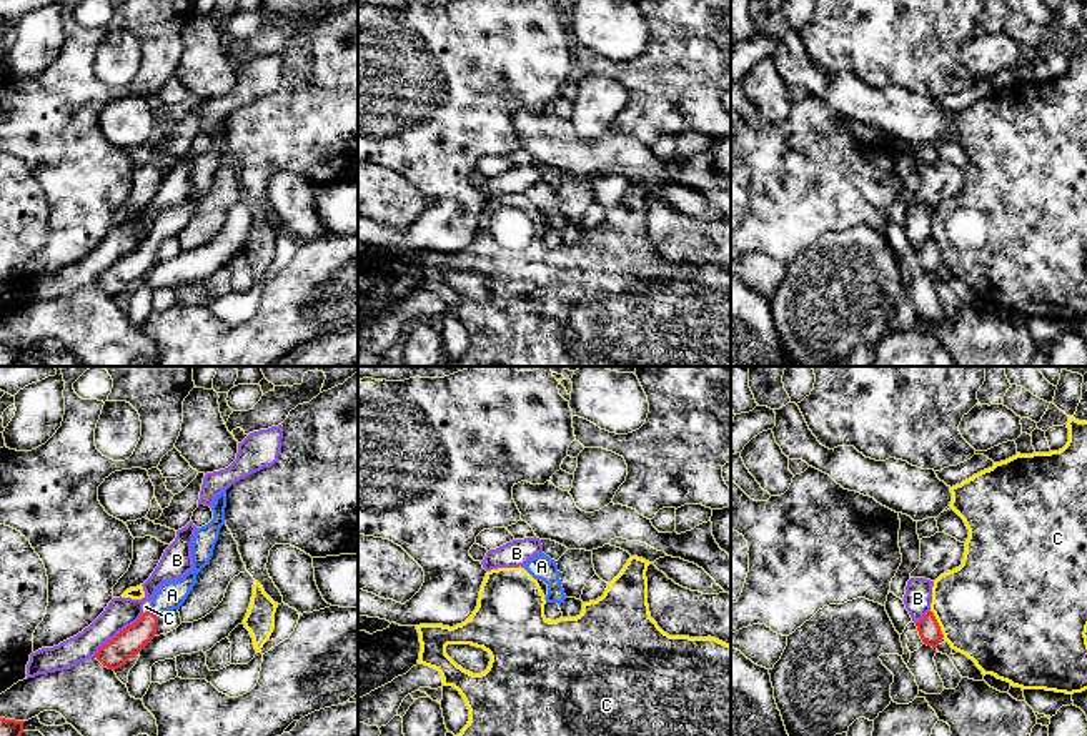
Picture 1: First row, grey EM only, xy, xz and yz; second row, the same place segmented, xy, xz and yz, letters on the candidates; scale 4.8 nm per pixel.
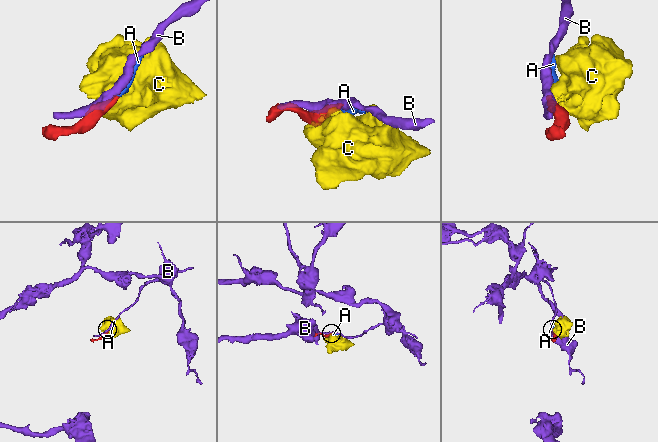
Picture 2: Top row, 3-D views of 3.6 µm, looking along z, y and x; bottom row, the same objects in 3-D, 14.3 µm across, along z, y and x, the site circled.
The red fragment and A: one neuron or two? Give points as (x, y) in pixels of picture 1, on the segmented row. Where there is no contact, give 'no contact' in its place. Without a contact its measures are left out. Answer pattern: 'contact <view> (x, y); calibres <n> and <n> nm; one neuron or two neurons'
contact xy (152, 613); calibres 140 and 140 nm; one neuron

